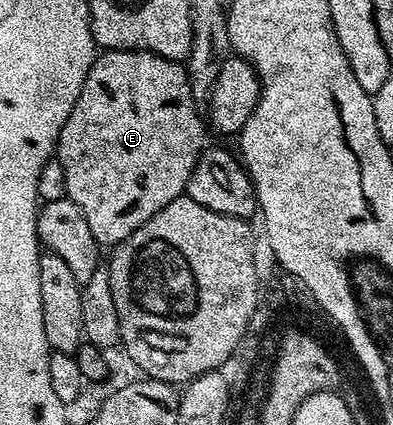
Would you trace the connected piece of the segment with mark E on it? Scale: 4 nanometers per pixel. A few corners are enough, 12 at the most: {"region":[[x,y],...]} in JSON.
{"region":[[99,53],[58,133],[99,243],[183,197],[206,130],[181,61]]}

